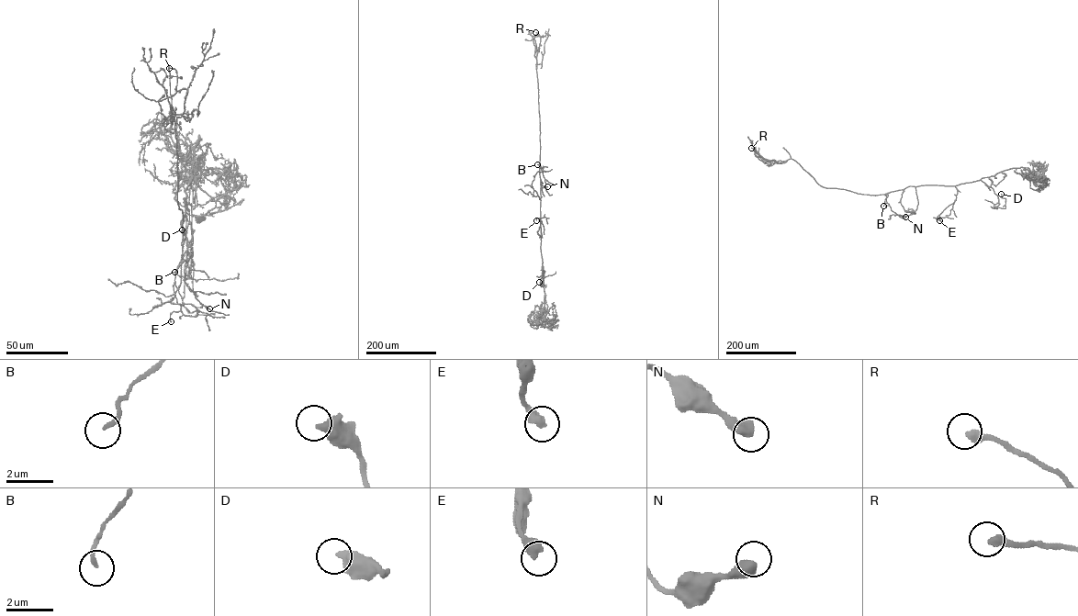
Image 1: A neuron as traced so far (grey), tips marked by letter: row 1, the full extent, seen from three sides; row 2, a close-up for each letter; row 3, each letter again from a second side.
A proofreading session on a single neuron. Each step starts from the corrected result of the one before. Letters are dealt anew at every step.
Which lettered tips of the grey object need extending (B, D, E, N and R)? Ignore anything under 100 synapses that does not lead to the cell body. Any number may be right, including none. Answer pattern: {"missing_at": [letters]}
{"missing_at": []}

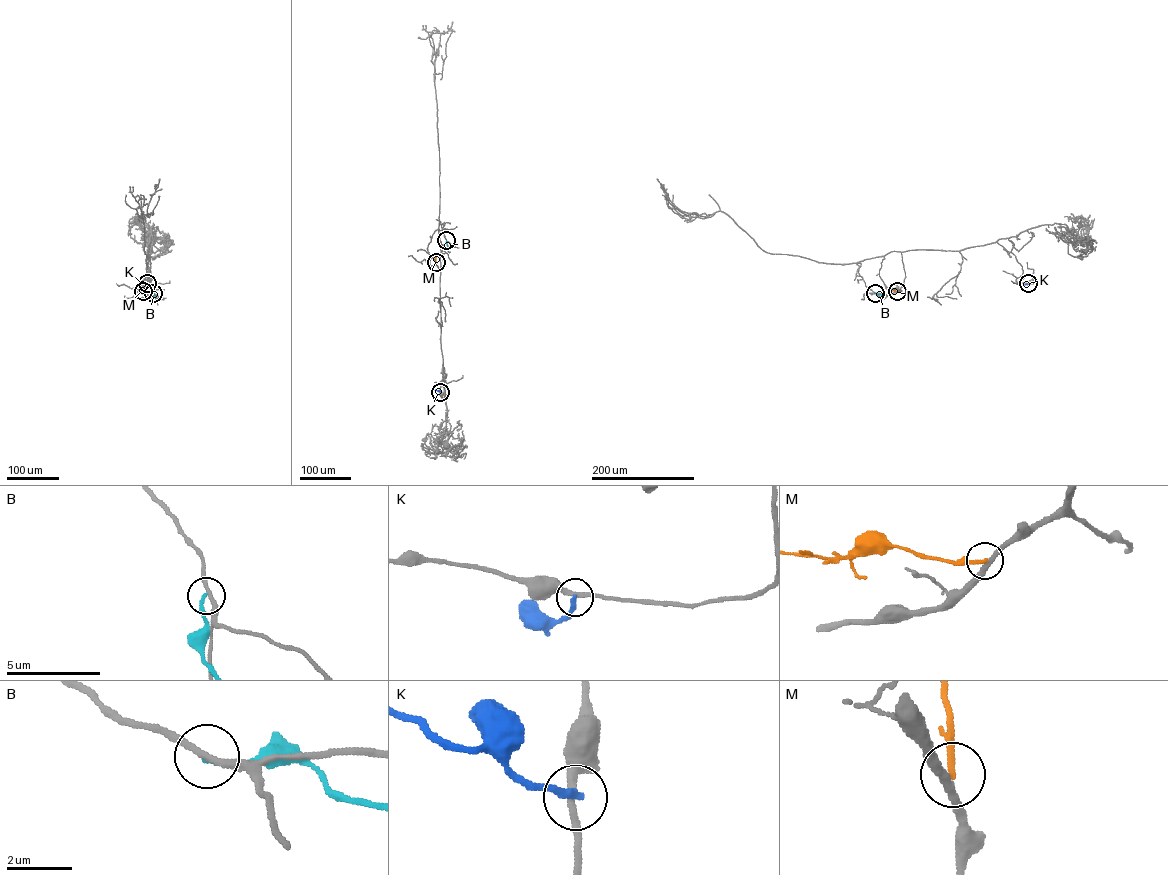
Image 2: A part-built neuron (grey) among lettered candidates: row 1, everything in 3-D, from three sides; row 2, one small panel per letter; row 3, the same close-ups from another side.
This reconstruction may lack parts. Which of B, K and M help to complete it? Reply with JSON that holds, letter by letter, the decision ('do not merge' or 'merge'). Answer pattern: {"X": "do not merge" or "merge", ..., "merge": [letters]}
{"B": "do not merge", "K": "do not merge", "M": "do not merge", "merge": []}

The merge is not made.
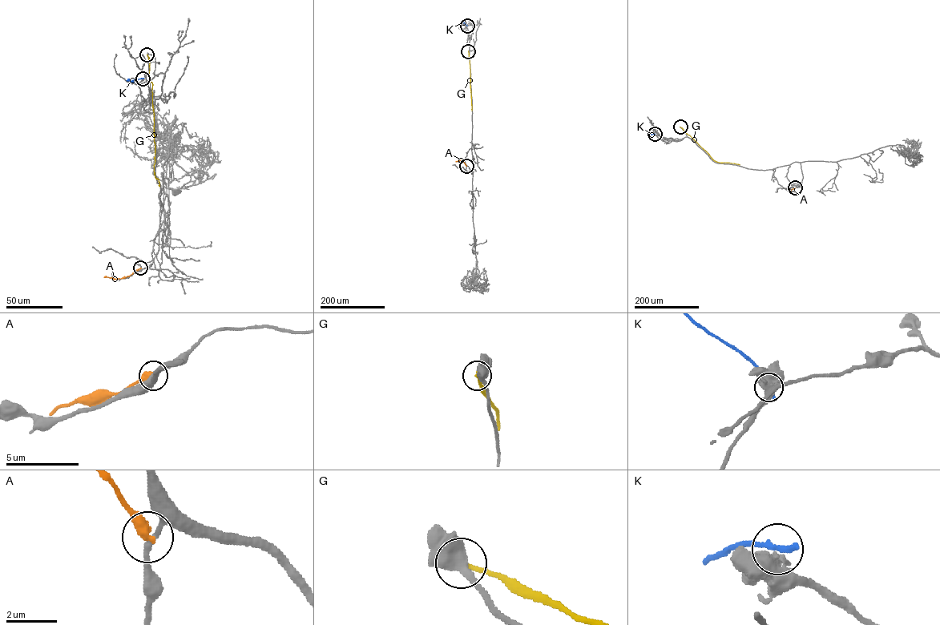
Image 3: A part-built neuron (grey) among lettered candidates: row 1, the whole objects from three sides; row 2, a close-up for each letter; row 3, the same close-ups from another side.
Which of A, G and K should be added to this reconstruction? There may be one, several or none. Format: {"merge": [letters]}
{"merge": []}

